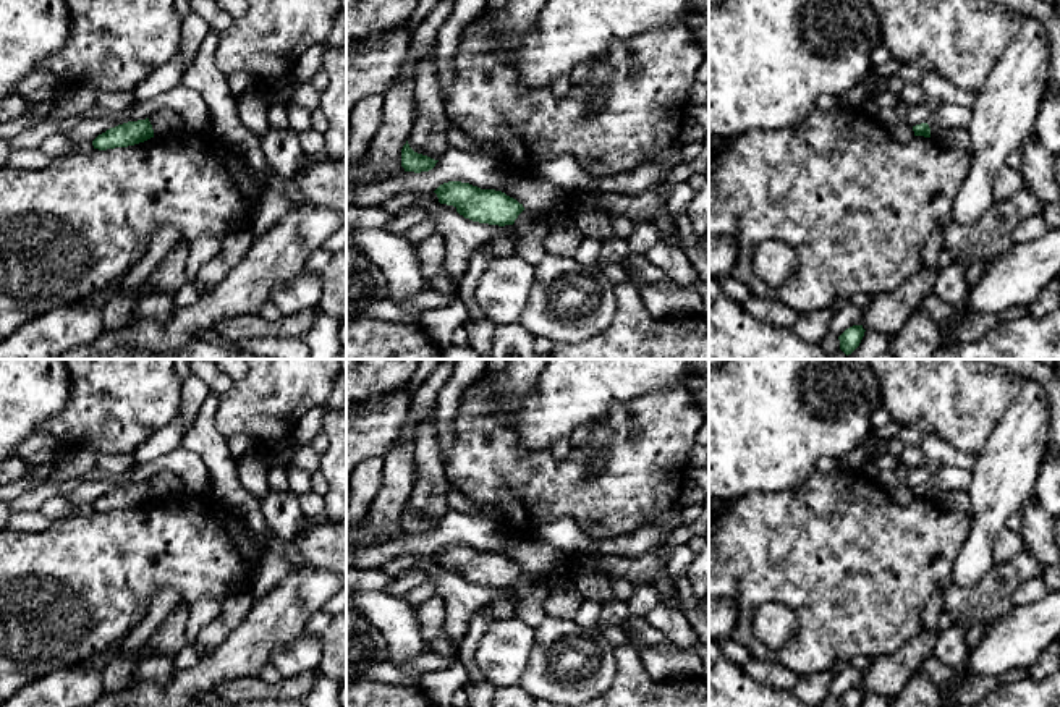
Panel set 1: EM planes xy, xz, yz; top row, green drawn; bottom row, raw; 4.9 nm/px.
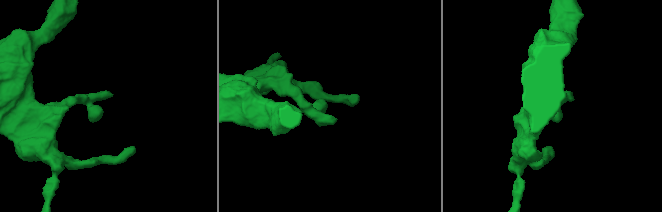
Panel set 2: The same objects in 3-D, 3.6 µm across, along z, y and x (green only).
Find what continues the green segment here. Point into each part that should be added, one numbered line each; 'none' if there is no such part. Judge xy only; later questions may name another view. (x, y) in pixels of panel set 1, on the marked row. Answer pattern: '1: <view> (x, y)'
none

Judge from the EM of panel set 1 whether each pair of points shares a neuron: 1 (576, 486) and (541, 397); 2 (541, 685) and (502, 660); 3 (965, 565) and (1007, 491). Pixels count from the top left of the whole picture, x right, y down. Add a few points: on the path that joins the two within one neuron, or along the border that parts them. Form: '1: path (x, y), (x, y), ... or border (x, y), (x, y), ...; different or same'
1: border (513, 429), (526, 448), (549, 450); different
2: border (536, 638), (517, 685); different
3: path (978, 547), (987, 518), (996, 508); same

